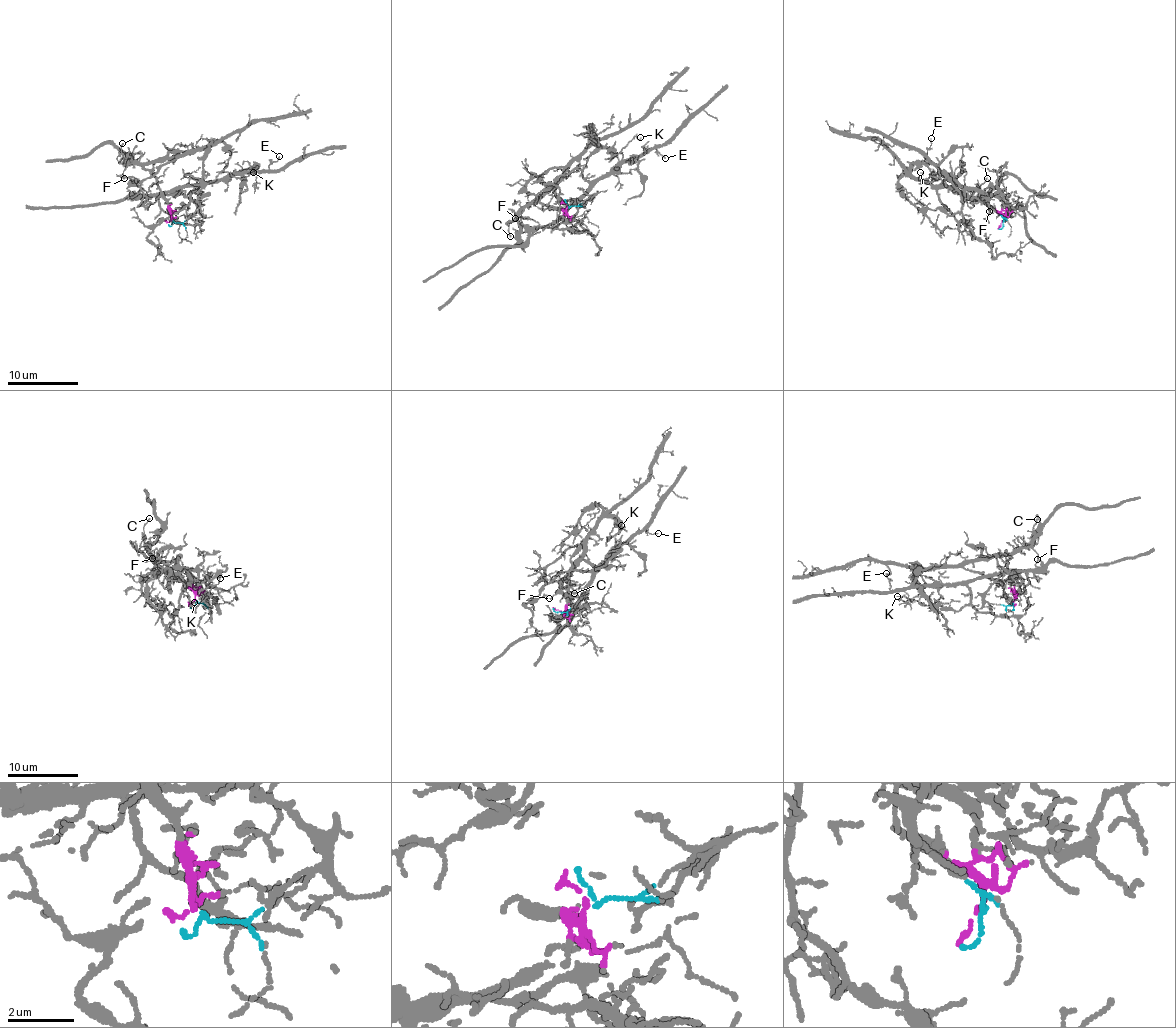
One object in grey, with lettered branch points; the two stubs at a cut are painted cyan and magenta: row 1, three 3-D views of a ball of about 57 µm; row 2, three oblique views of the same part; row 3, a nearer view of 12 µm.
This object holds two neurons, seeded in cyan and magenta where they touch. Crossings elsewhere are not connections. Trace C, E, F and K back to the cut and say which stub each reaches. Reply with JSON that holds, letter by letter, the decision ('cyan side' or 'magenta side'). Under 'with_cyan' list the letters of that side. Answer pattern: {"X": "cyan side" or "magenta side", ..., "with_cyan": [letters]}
{"C": "magenta side", "E": "cyan side", "F": "magenta side", "K": "magenta side", "with_cyan": ["E"]}

